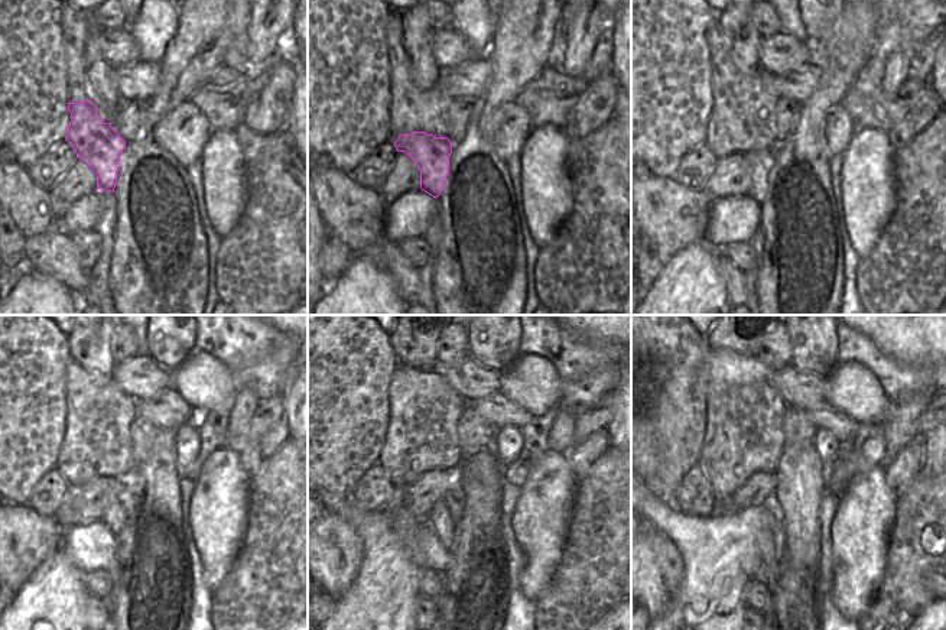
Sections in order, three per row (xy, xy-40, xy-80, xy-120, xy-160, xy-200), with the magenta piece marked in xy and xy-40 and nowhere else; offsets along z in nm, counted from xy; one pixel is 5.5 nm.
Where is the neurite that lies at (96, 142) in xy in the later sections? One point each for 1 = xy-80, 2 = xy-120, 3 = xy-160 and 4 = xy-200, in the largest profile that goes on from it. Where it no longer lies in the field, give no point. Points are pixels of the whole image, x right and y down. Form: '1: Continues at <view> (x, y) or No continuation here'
1: Continues at xy-80 (761, 161)
2: Continues at xy-120 (114, 516)
3: Continues at xy-160 (442, 518)
4: Continues at xy-200 (767, 572)

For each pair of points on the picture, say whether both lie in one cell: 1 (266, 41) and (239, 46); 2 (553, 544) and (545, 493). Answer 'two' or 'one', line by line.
1: two
2: one

